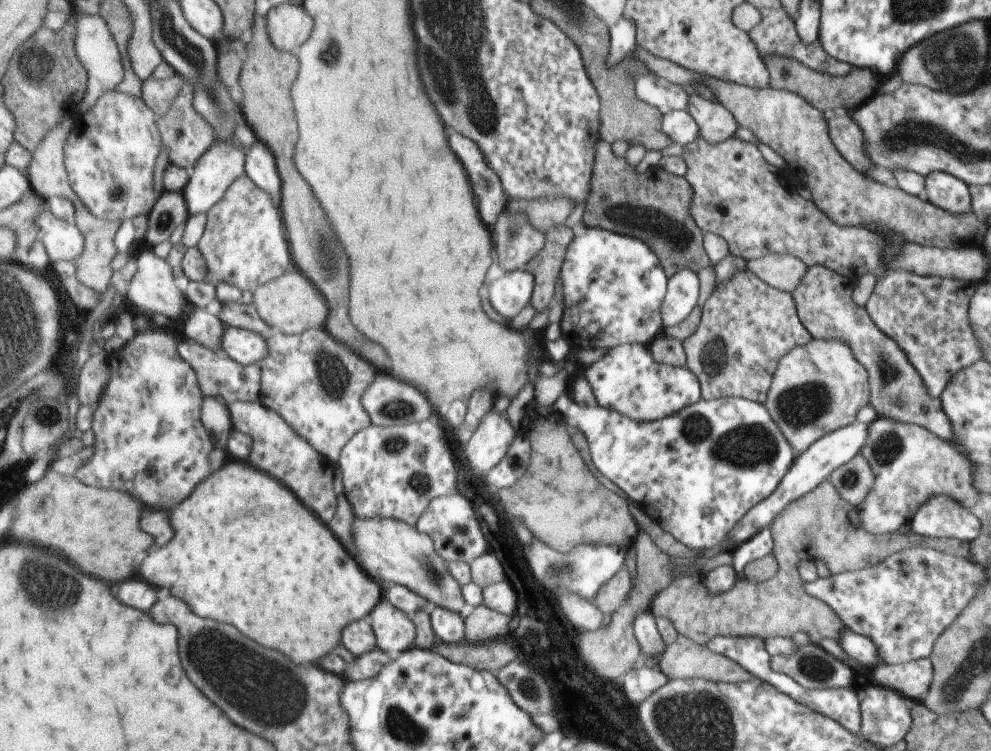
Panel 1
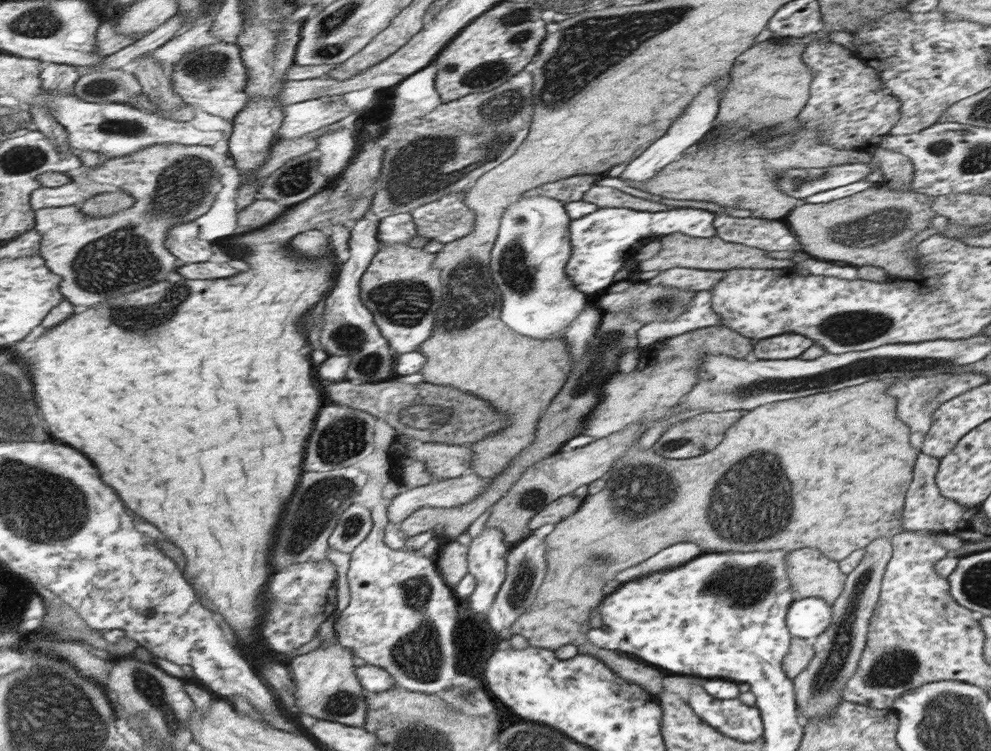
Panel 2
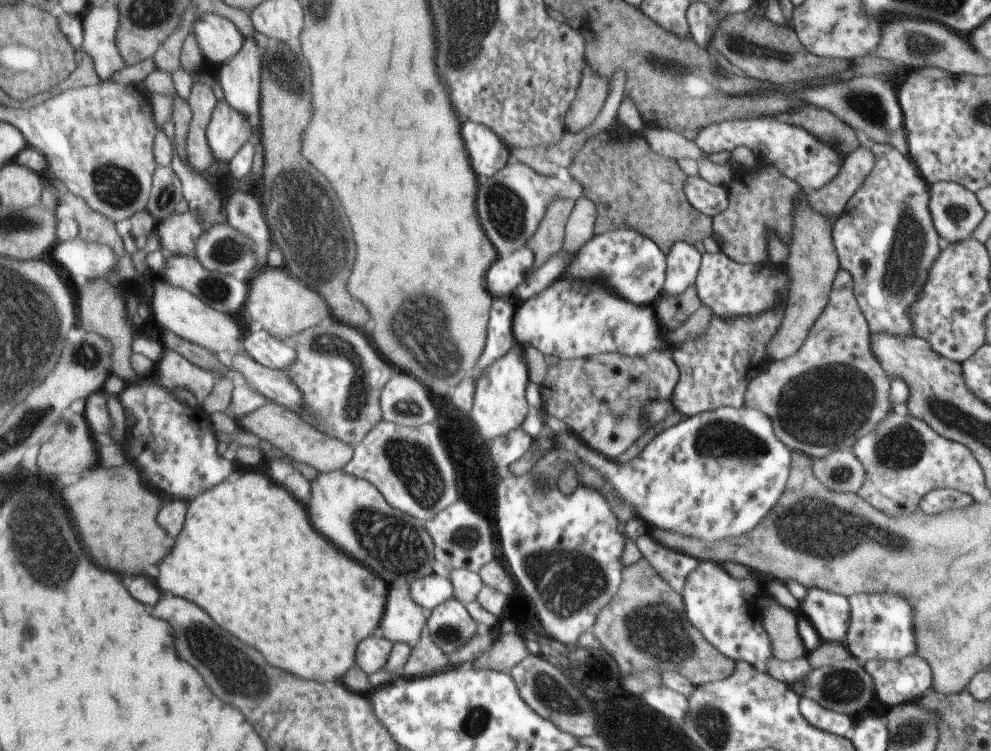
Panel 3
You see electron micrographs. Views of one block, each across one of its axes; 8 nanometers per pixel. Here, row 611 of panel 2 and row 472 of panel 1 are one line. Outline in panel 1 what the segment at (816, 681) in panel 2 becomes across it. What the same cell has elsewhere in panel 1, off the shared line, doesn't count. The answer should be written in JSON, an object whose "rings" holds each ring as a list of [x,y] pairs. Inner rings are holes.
{"rings":[[[861,454],[839,466],[828,477],[842,499],[857,507],[869,493],[874,482],[873,472]]]}

